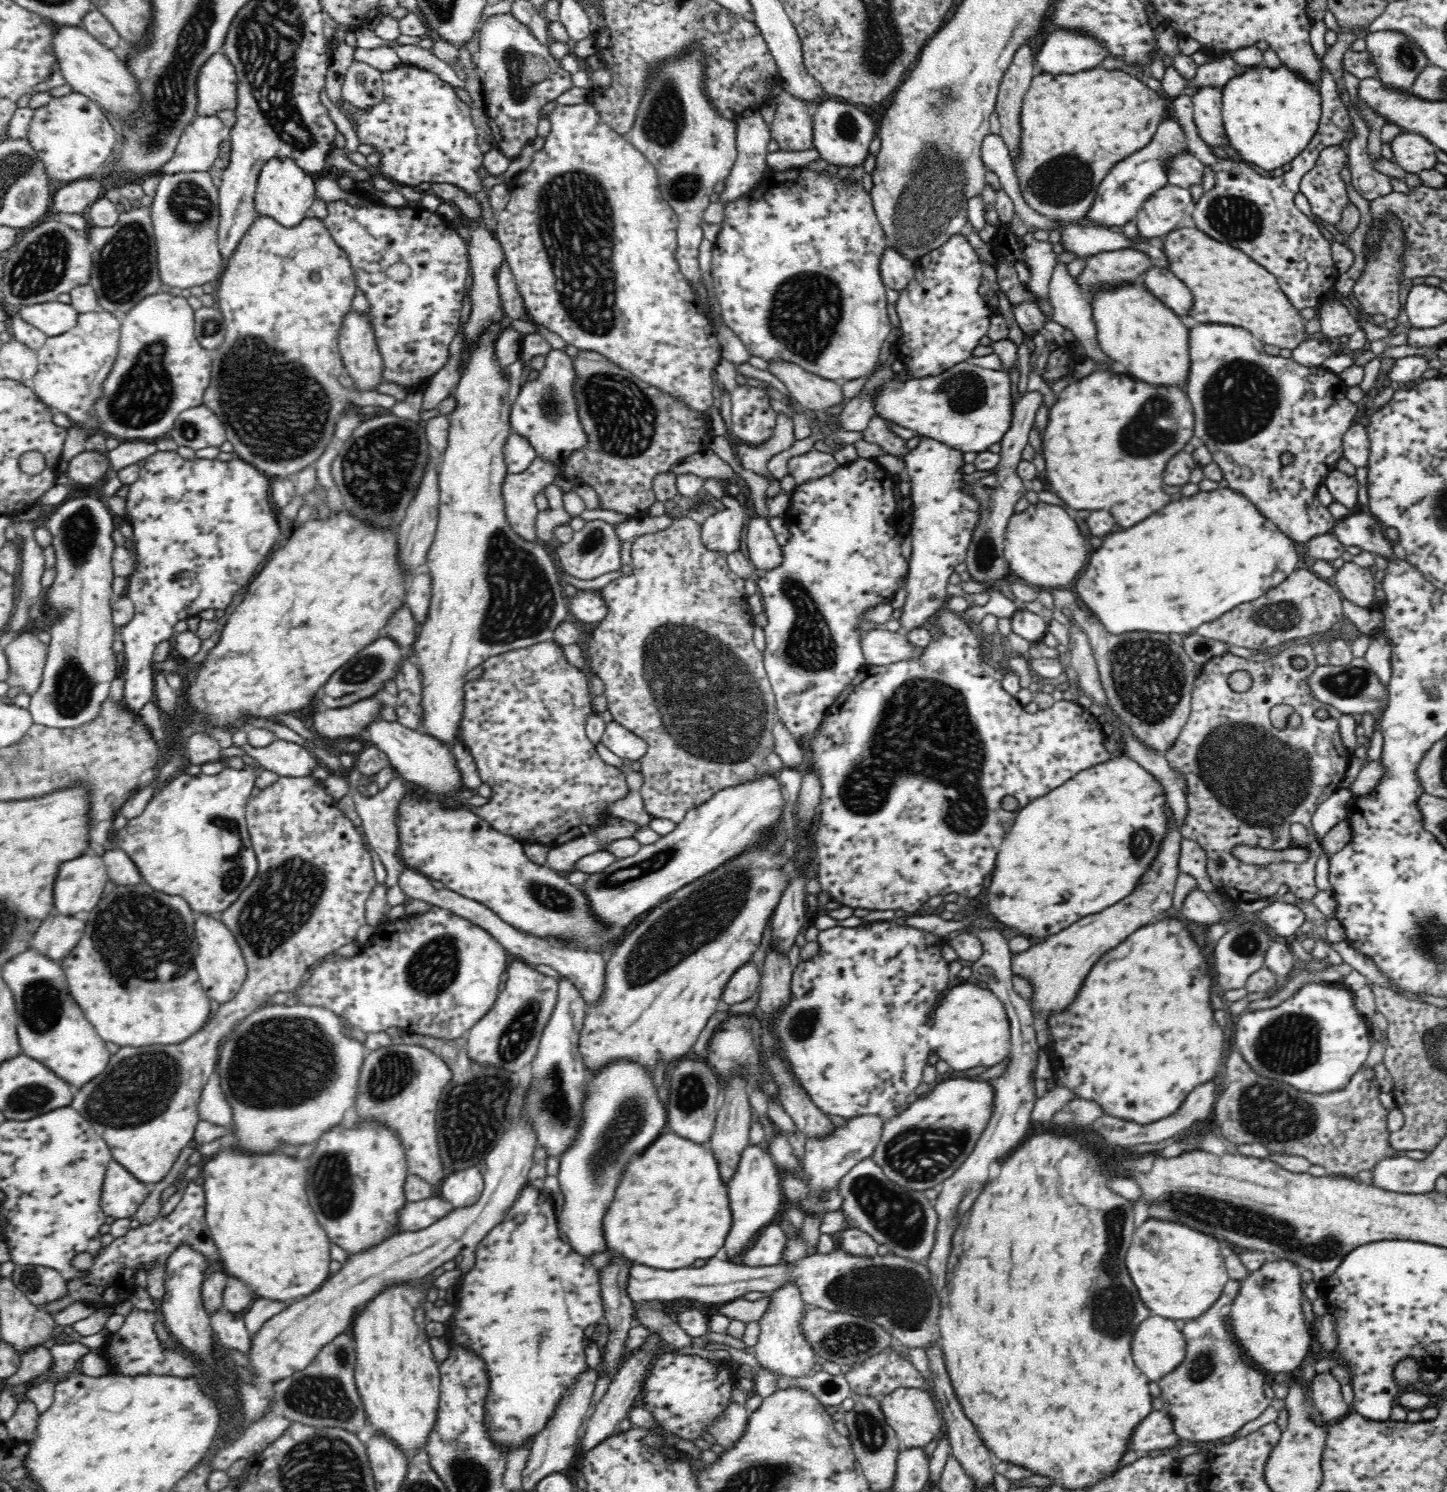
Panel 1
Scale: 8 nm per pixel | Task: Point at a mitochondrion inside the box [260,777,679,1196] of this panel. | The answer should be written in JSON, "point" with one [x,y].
{"point":[472,1112]}

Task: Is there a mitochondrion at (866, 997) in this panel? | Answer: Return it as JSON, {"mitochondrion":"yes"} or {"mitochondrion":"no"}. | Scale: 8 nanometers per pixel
{"mitochondrion":"no"}

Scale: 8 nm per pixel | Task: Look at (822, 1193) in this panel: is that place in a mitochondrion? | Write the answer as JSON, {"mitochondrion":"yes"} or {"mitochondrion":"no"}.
{"mitochondrion":"yes"}

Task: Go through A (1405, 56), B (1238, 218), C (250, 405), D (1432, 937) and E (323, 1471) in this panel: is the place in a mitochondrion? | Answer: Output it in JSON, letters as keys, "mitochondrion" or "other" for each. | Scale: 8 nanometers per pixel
{"A":"mitochondrion","B":"mitochondrion","C":"mitochondrion","D":"mitochondrion","E":"mitochondrion"}

